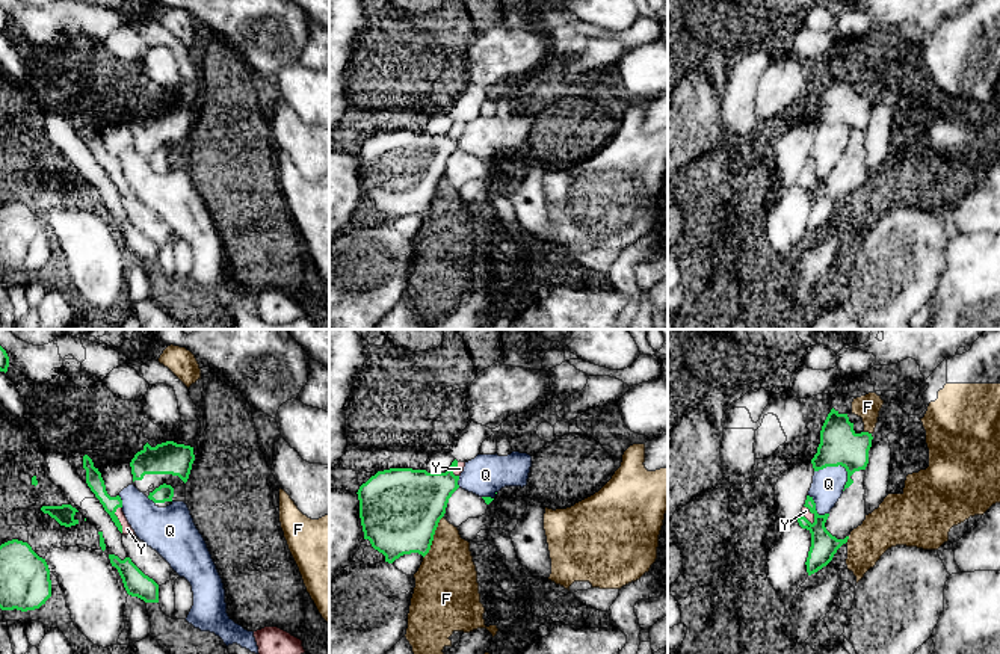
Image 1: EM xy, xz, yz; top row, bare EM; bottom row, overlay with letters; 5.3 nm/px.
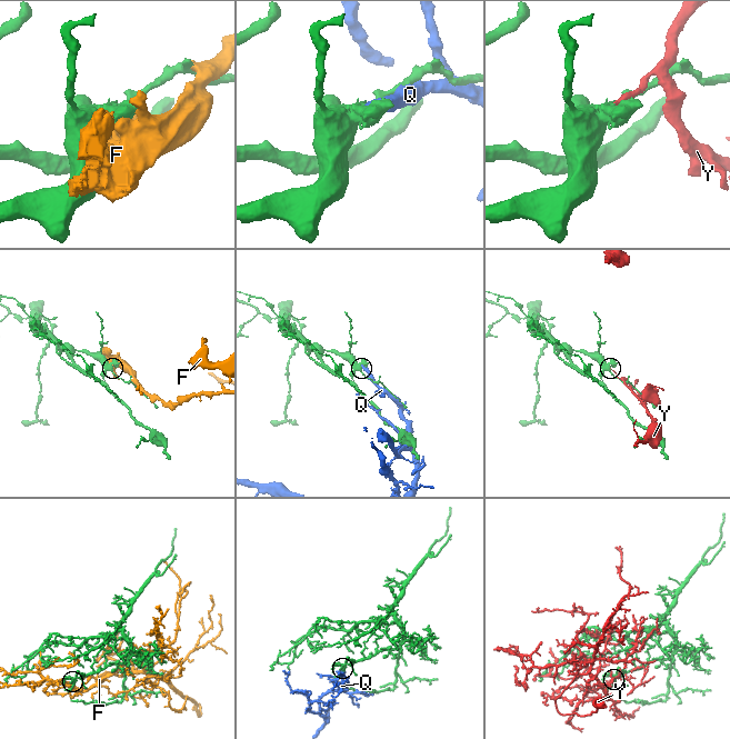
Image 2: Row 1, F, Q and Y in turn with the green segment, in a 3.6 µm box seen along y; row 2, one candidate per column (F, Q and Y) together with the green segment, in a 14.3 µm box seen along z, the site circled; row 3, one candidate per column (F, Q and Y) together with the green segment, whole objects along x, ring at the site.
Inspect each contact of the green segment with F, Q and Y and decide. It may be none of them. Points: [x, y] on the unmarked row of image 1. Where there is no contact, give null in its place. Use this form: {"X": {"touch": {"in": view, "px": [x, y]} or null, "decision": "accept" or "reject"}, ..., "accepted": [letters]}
{"F": {"touch": {"in": "xz", "px": [432, 198]}, "decision": "reject"}, "Q": {"touch": {"in": "yz", "px": [840, 126]}, "decision": "reject"}, "Y": {"touch": {"in": "xy", "px": [118, 182]}, "decision": "reject"}, "accepted": []}

